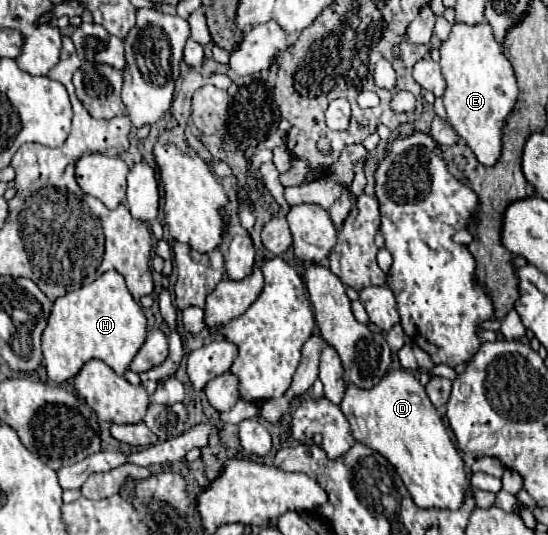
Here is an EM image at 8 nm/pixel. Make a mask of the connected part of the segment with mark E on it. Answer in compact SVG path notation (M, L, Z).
M455 23L449 39L441 45L439 65L447 81L443 103L453 129L475 153L481 165L497 165L503 151L507 117L517 103L519 87L511 63L503 57L503 47L495 41L491 27L487 23L473 27Z

